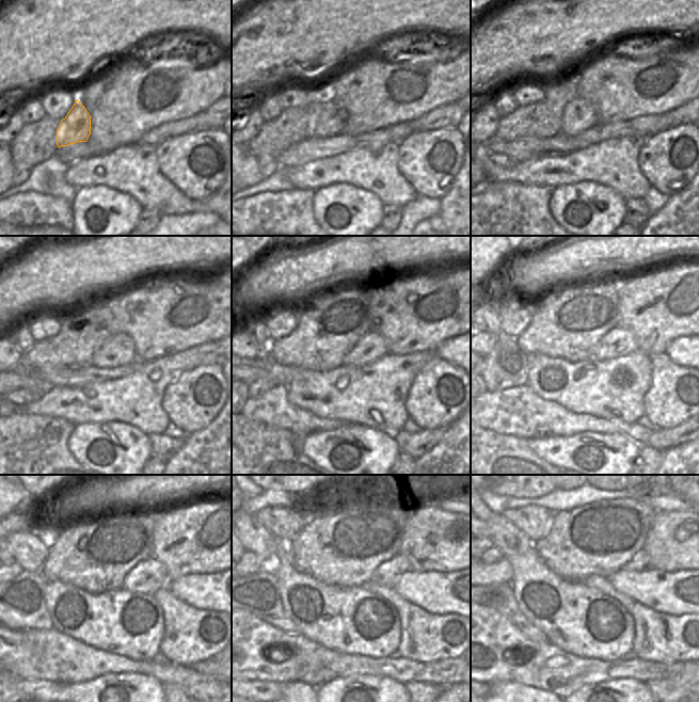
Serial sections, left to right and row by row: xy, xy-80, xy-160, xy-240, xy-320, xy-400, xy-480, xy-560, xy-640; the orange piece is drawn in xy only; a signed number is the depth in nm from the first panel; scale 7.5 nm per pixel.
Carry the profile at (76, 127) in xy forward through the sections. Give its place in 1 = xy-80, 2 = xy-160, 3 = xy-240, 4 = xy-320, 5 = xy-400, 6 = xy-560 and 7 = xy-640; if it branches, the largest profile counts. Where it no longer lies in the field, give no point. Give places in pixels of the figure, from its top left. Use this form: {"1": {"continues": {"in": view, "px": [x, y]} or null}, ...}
{"1": {"continues": {"in": "xy-80", "px": [327, 118]}}, "2": {"continues": {"in": "xy-160", "px": [577, 115]}}, "3": {"continues": {"in": "xy-240", "px": [118, 350]}}, "4": {"continues": {"in": "xy-320", "px": [371, 346]}}, "5": {"continues": {"in": "xy-400", "px": [619, 341]}}, "6": {"continues": {"in": "xy-560", "px": [386, 574]}}, "7": {"continues": {"in": "xy-640", "px": [640, 561]}}}

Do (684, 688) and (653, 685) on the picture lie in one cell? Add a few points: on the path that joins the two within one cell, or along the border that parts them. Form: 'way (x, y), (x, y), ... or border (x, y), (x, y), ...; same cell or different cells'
way (677, 688), (661, 688); same cell

